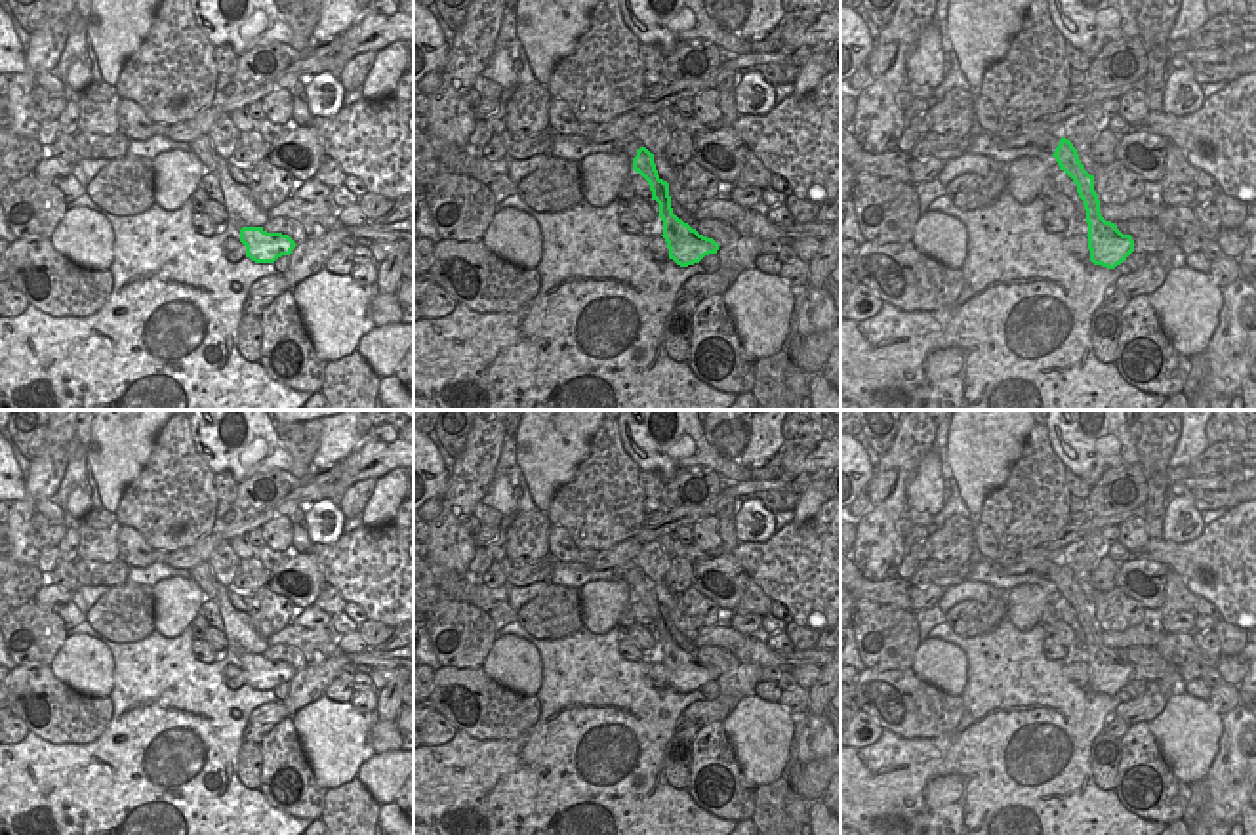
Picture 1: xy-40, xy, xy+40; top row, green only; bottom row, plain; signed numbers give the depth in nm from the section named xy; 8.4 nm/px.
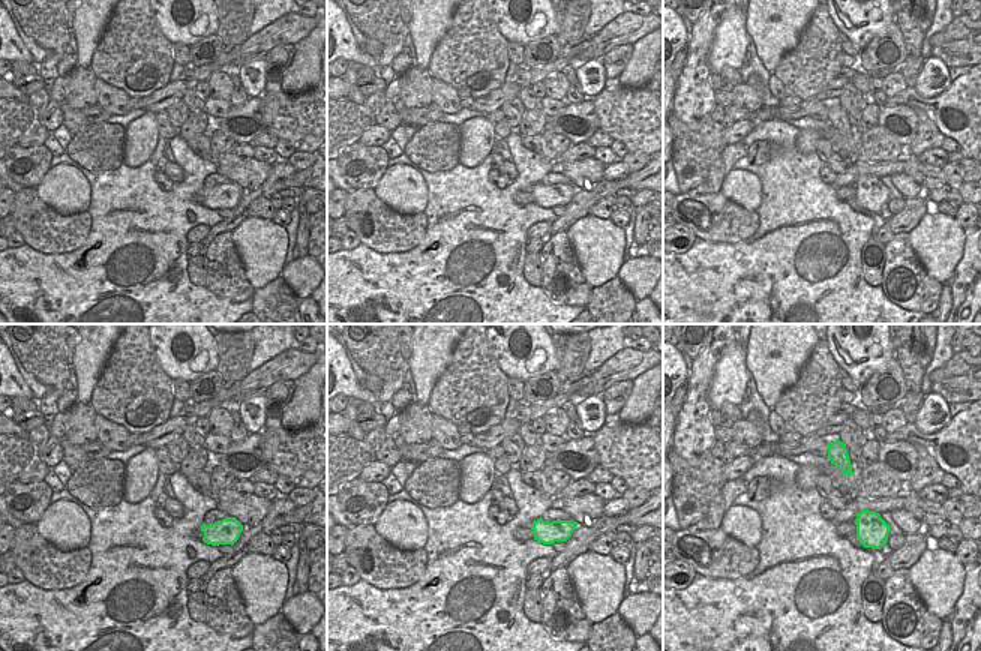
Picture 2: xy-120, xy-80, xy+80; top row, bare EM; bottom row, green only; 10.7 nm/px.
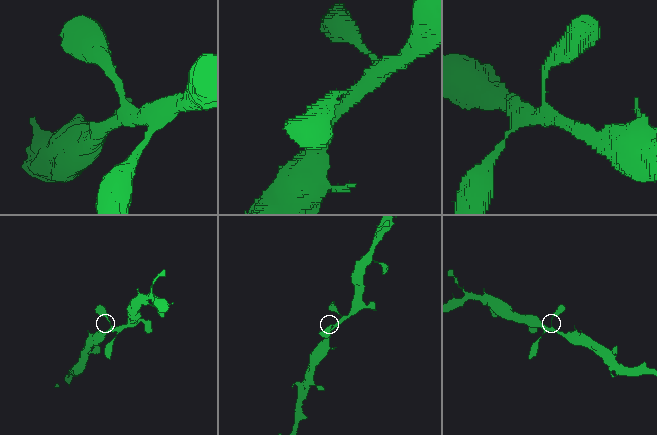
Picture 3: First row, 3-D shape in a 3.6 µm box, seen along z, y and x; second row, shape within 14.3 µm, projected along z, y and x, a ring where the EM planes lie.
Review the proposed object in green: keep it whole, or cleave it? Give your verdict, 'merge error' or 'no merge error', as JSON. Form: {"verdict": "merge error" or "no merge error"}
{"verdict": "no merge error"}

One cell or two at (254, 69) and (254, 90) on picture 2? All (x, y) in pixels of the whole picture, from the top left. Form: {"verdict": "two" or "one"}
{"verdict": "one"}

